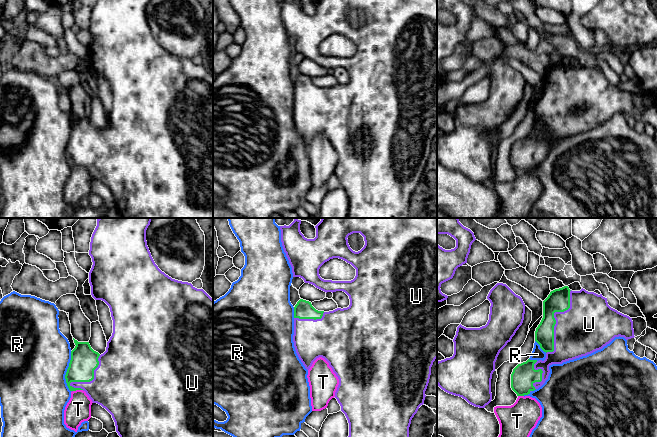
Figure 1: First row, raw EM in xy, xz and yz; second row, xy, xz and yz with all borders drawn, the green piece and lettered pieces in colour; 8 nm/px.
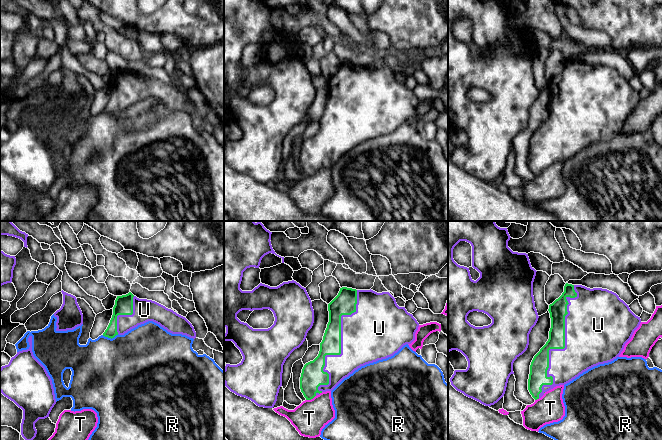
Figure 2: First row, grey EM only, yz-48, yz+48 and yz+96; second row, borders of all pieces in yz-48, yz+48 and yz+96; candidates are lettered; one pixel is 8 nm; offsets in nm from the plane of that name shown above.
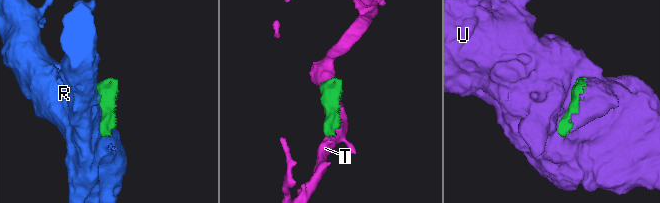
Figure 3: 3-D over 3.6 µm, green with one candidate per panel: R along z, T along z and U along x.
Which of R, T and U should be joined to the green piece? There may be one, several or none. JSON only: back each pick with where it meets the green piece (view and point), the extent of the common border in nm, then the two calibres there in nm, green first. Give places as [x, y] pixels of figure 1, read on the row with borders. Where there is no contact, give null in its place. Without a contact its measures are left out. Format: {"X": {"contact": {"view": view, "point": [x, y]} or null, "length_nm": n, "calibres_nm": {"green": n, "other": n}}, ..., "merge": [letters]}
{"U": {"contact": {"view": "yz", "point": [554, 319]}, "length_nm": 550, "calibres_nm": {"green": 180, "other": 400}}, "merge": ["U"]}

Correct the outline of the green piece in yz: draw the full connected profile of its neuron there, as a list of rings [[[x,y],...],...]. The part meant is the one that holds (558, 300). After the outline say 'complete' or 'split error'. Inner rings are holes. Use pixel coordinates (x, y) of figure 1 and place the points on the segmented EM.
[[[568,286],[555,289],[543,301],[543,318],[535,331],[535,341],[546,353],[546,358],[544,361],[528,359],[518,364],[511,374],[511,388],[517,396],[528,395],[548,379],[550,365],[591,354],[619,336],[626,340],[635,337],[632,318],[611,308],[602,294],[583,288],[572,291]]]; split error

